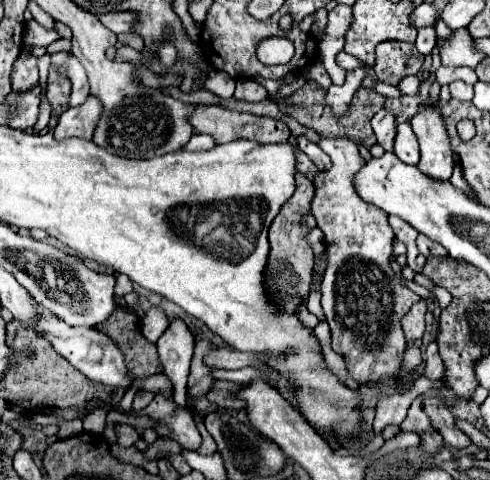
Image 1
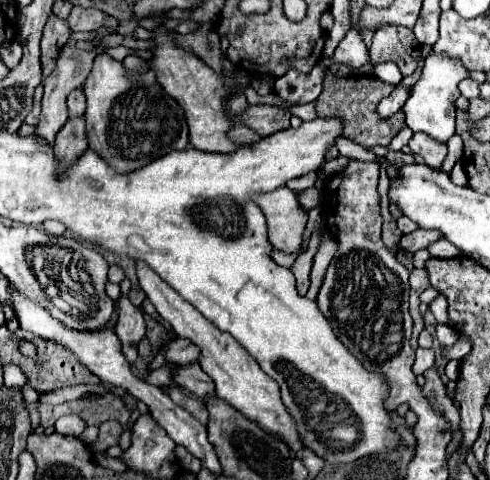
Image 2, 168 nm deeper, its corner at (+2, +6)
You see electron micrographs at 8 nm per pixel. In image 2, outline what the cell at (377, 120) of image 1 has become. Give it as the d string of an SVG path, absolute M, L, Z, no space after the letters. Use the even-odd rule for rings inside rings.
M396 85L394 91L378 103L378 111L376 113L382 119L390 119L394 113L398 113L402 109L402 105L406 103L406 99L408 99L408 89L402 87L402 85Z

